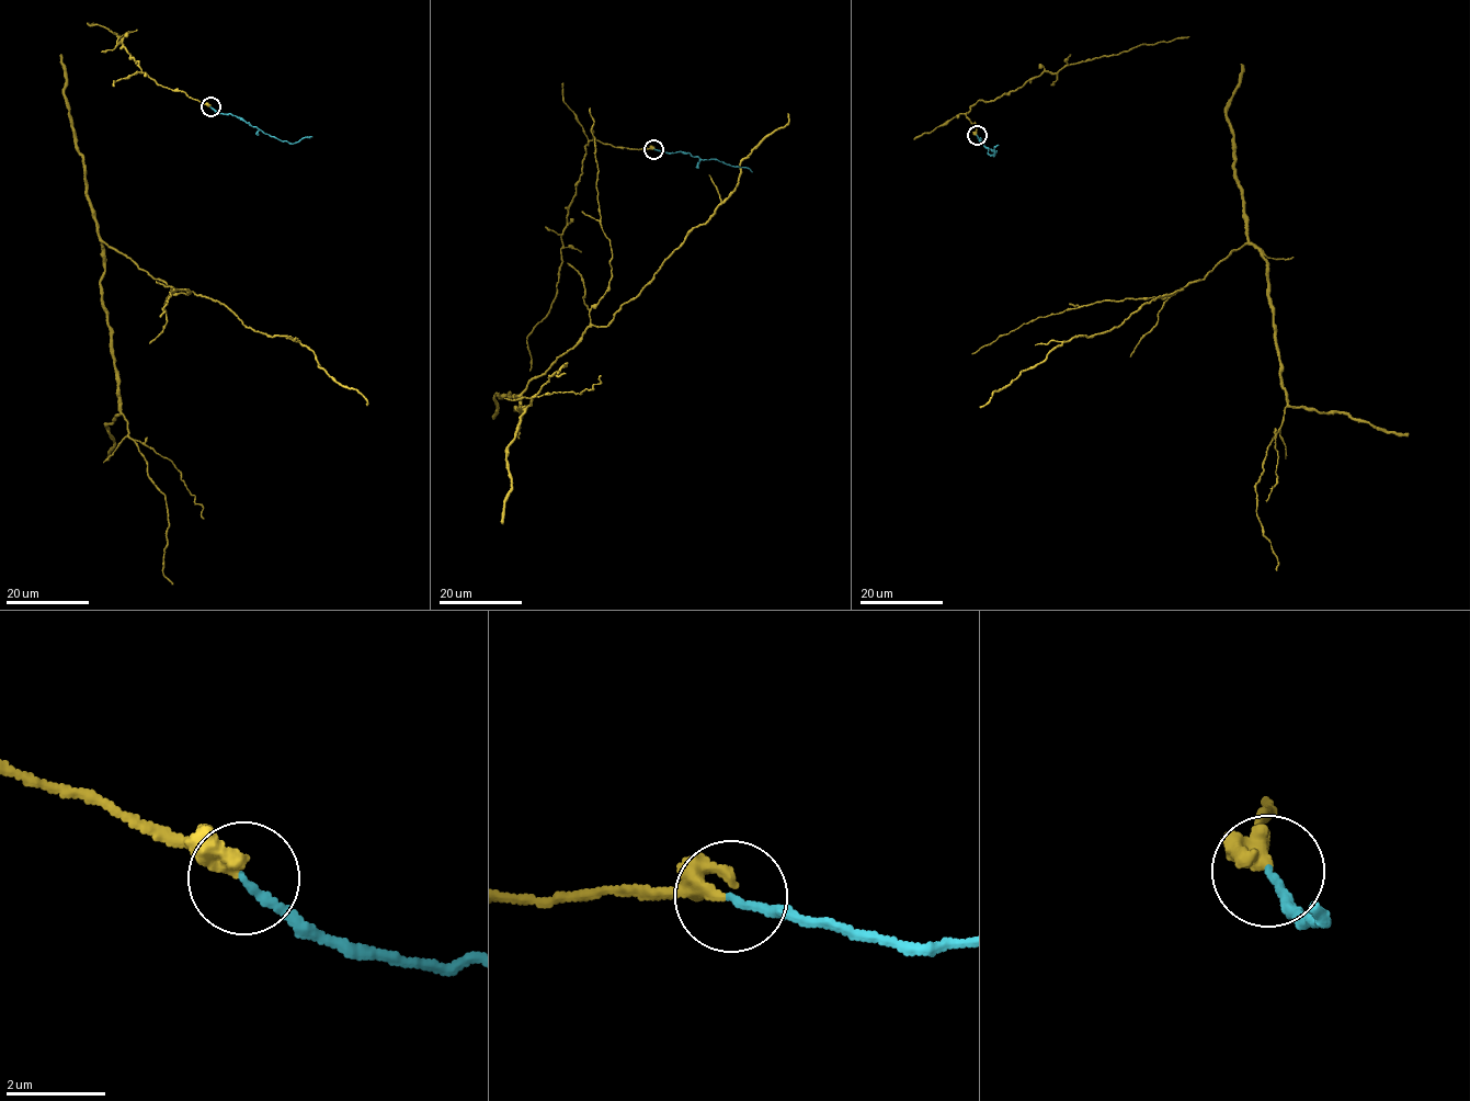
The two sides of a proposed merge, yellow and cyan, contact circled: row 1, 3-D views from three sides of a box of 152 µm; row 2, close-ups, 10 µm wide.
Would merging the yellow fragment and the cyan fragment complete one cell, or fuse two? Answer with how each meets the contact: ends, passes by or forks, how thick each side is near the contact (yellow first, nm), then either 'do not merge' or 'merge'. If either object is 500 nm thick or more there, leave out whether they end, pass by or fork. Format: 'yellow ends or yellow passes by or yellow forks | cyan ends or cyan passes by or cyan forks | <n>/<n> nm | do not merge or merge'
yellow passes by | cyan ends | 200/150 nm | do not merge

